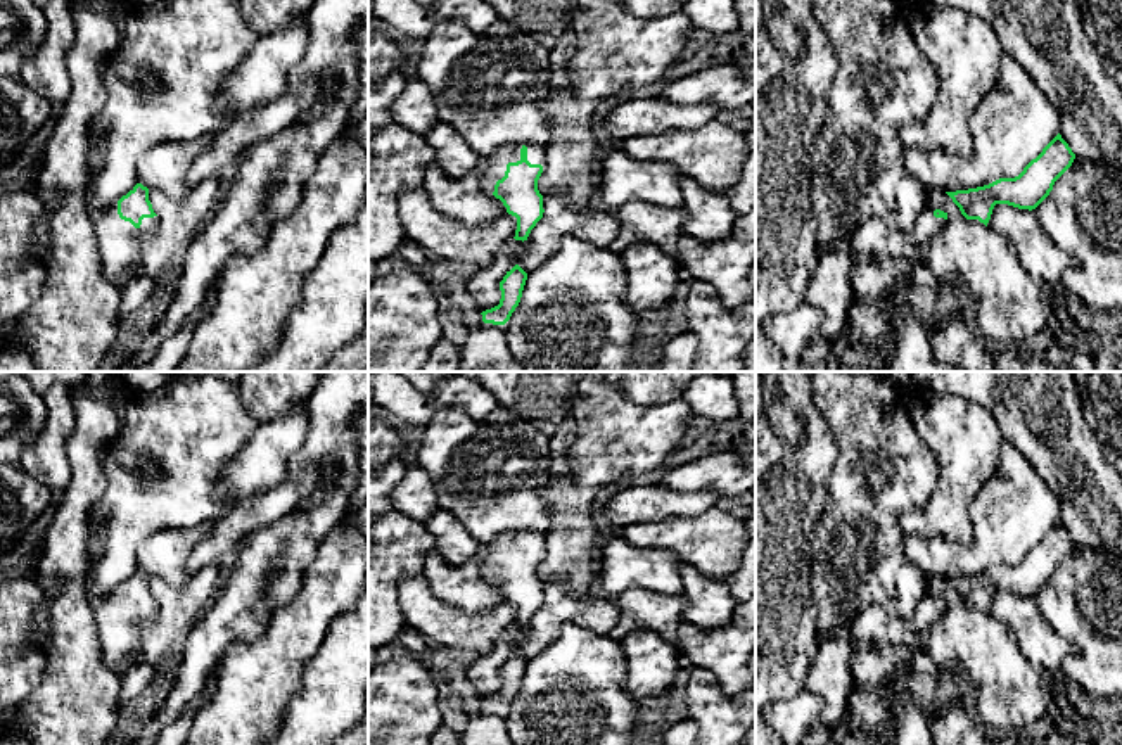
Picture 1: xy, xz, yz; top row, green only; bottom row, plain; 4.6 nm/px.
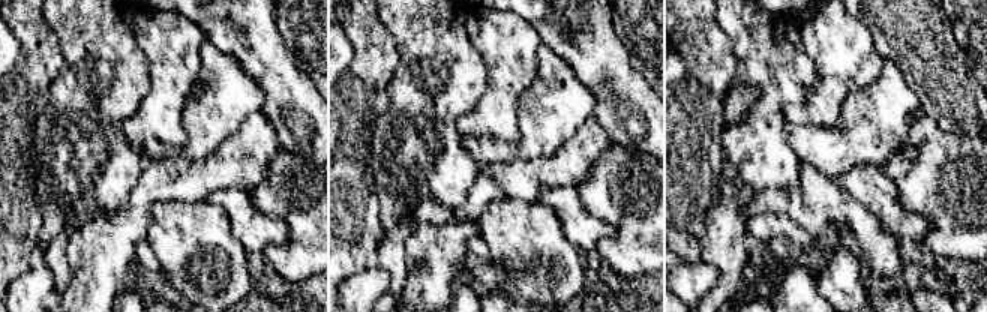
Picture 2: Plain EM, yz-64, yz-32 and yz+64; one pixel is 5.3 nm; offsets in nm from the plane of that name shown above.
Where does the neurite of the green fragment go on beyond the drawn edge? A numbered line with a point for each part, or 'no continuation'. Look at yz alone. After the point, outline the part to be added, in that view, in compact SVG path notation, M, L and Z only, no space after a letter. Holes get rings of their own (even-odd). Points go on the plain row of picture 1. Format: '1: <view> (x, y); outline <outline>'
1: yz (927, 612); outline M925 595L918 603L918 608L915 612L915 617L911 619L911 624L915 626L915 629L923 633L944 614L944 610L946 610L944 605L934 603L932 595Z

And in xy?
1: xy (120, 630); outline M118 589L93 605L102 643L102 659L114 667L130 659L142 641L143 627L159 615L159 605L143 605L135 615L118 602Z

